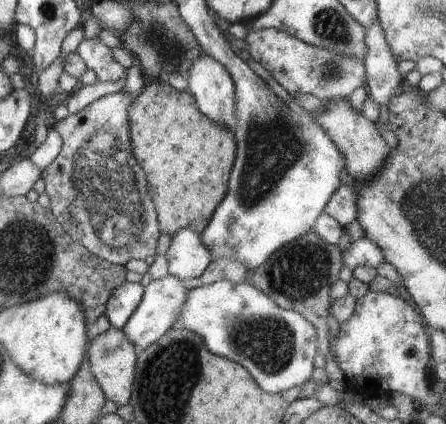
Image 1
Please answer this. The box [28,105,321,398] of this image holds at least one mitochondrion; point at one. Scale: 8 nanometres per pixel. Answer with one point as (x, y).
(106, 202)

